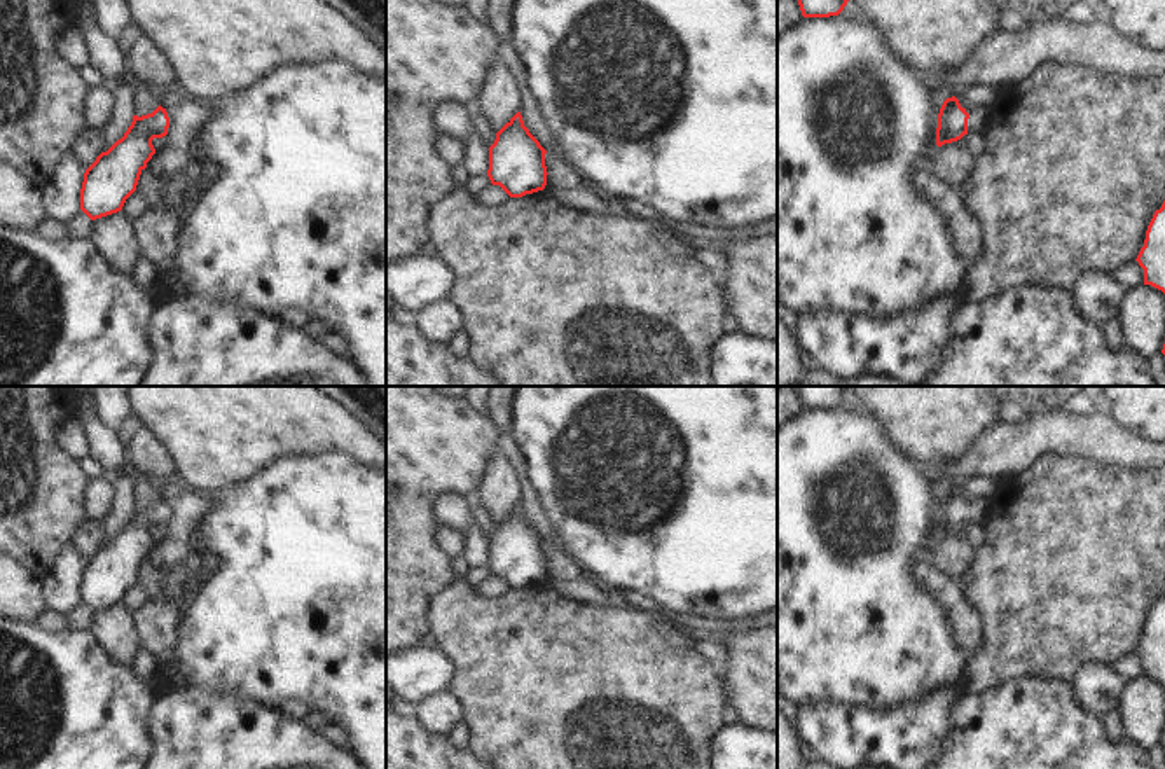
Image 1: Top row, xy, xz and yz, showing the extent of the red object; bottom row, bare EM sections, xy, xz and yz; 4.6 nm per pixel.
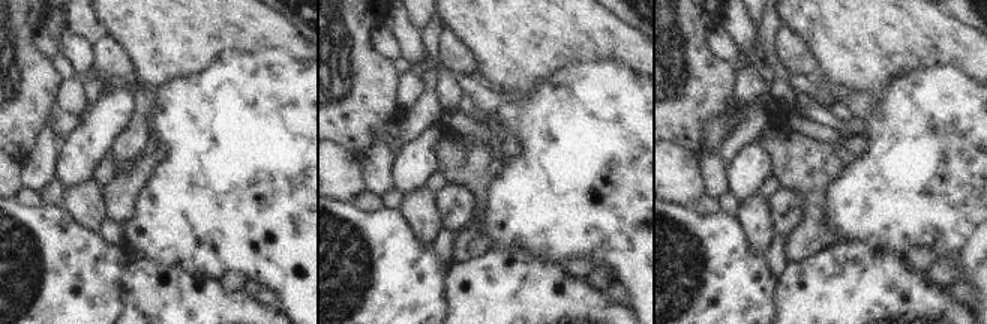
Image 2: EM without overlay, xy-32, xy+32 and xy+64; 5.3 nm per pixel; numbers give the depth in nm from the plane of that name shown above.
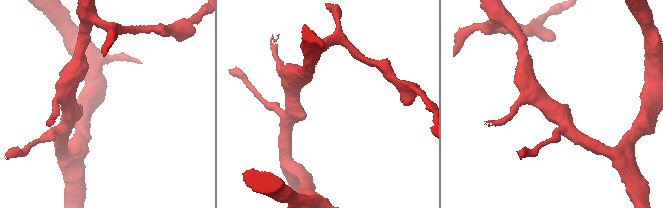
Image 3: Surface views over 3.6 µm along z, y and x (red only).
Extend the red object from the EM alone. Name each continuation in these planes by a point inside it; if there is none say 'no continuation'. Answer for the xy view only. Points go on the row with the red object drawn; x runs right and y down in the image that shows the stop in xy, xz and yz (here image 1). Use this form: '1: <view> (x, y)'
no continuation

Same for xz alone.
no continuation

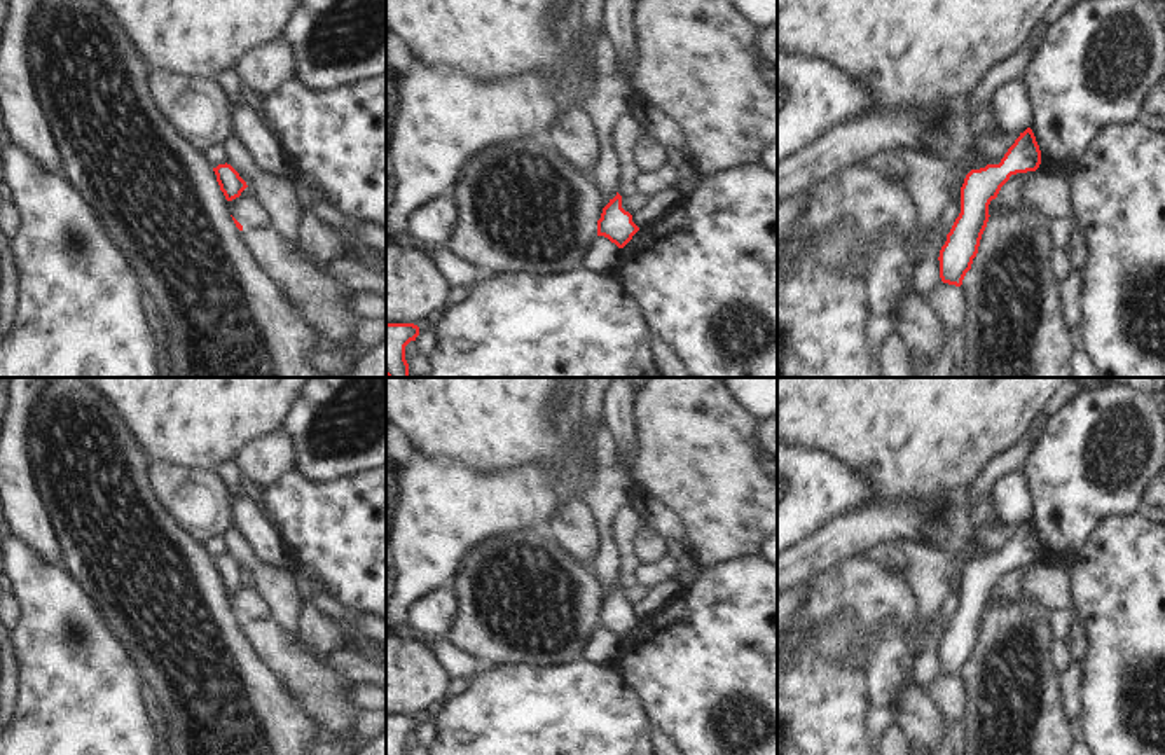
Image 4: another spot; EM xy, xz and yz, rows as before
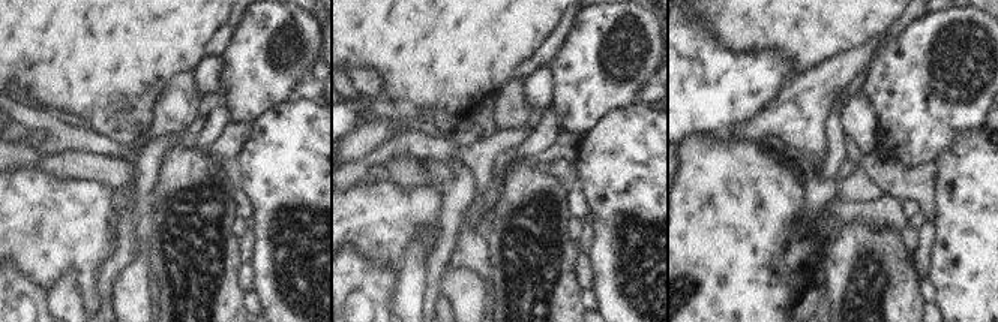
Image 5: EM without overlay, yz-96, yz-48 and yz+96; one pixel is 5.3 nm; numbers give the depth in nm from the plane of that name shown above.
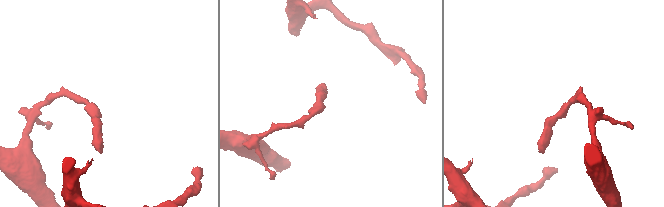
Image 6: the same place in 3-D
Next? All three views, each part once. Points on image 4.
no continuation

